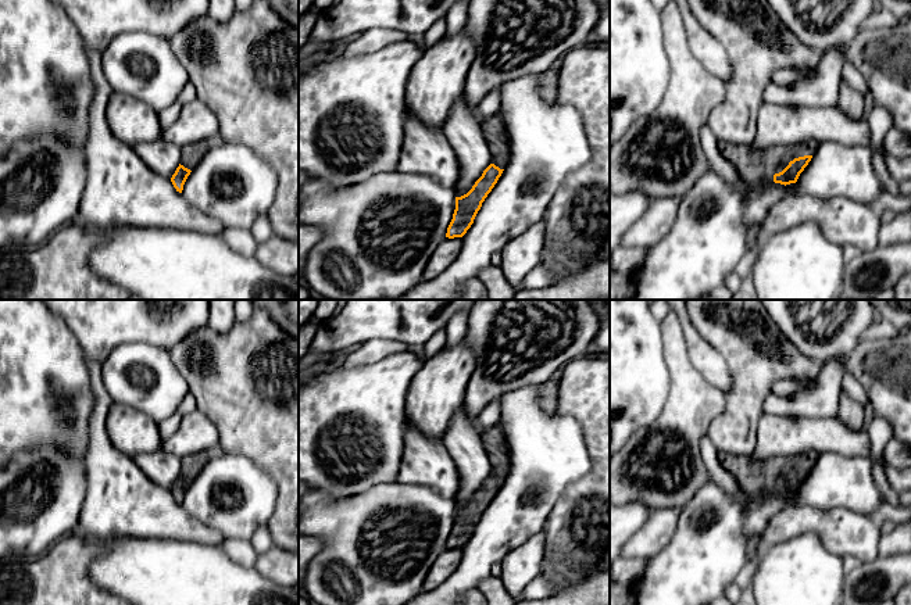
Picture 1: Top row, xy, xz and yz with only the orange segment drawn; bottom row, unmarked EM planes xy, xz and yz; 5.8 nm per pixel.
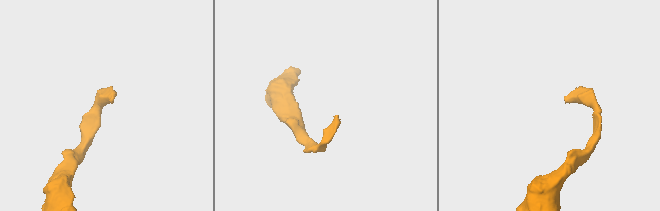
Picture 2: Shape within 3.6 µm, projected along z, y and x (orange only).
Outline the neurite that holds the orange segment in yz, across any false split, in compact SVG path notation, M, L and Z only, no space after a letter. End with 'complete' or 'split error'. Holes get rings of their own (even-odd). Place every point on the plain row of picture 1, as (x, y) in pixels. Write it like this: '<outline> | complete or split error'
M805 451L792 457L772 457L764 461L718 452L721 465L750 494L796 494L808 476L818 454Z | split error

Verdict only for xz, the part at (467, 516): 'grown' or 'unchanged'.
grown

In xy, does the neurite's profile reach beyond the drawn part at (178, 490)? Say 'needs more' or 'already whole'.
needs more

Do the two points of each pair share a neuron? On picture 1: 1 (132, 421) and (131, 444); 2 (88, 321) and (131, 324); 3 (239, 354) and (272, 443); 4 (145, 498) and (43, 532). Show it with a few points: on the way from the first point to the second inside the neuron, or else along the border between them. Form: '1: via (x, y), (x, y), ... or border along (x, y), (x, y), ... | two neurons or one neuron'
1: via (132, 426), (132, 439) | one neuron
2: via (99, 321), (120, 321) | one neuron
3: via (250, 376), (253, 387), (272, 407), (272, 421) | one neuron
4: border along (86, 489), (86, 497), (77, 526) | two neurons

